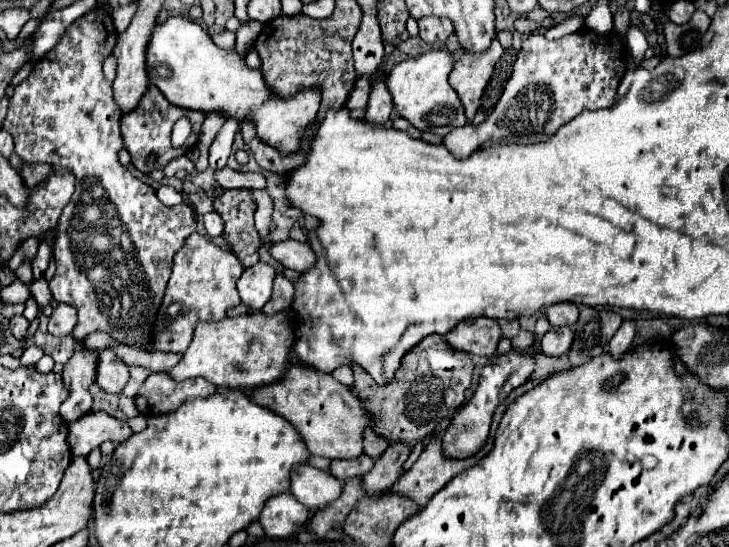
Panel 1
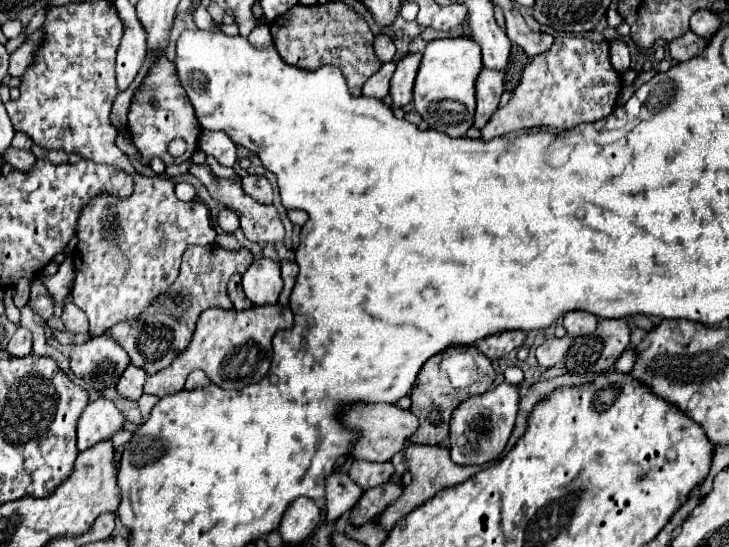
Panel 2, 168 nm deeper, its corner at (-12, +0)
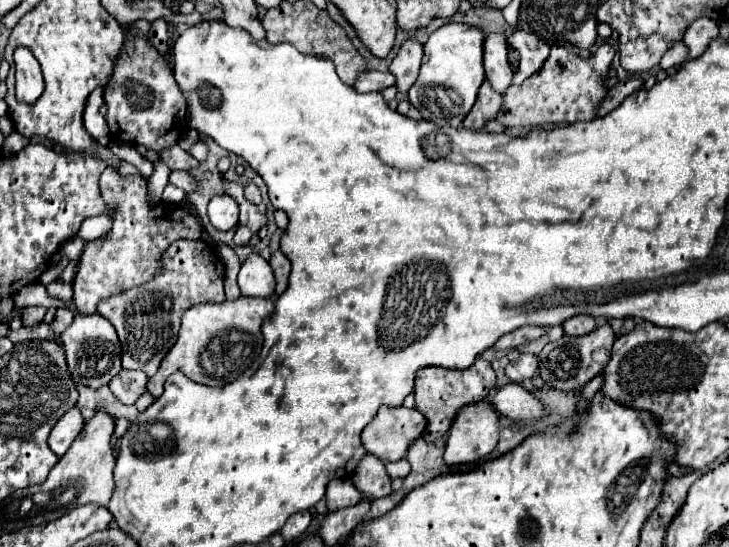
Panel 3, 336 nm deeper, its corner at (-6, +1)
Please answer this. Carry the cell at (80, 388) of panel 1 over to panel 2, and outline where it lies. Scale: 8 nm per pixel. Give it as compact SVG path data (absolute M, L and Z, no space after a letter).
M108 333L90 337L84 345L74 345L70 351L70 369L74 375L86 381L92 389L102 391L114 387L120 379L120 371L130 365L128 353Z

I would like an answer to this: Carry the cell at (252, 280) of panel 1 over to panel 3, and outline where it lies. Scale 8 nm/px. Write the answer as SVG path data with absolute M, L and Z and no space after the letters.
M252 252L240 268L238 286L242 296L262 296L262 298L272 296L276 280L270 264L260 254Z

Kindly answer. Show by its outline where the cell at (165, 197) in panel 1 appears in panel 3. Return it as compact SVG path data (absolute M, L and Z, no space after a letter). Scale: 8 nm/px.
M168 184L168 186L164 188L162 200L166 200L166 202L172 202L172 204L180 204L180 202L184 200L184 196L186 196L186 192L184 192L184 190L180 190L180 188L176 188L176 186Z

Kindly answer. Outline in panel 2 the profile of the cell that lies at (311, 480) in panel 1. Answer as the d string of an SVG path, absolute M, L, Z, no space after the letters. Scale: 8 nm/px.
M334 471L326 477L326 519L334 523L338 517L348 513L362 497L360 485L356 485L346 473Z

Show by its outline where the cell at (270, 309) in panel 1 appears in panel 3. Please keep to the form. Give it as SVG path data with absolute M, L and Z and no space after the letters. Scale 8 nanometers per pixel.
M278 250L272 254L270 258L270 266L274 270L274 276L276 276L276 294L280 296L286 286L288 286L288 276L290 276L290 260Z

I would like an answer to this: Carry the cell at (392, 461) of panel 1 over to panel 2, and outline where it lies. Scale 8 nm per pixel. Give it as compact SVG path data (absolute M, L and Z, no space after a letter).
M392 479L386 485L364 491L362 499L352 509L348 523L364 525L364 521L374 521L392 501L396 501L396 497L400 497L400 493L402 493L402 485L398 479Z

